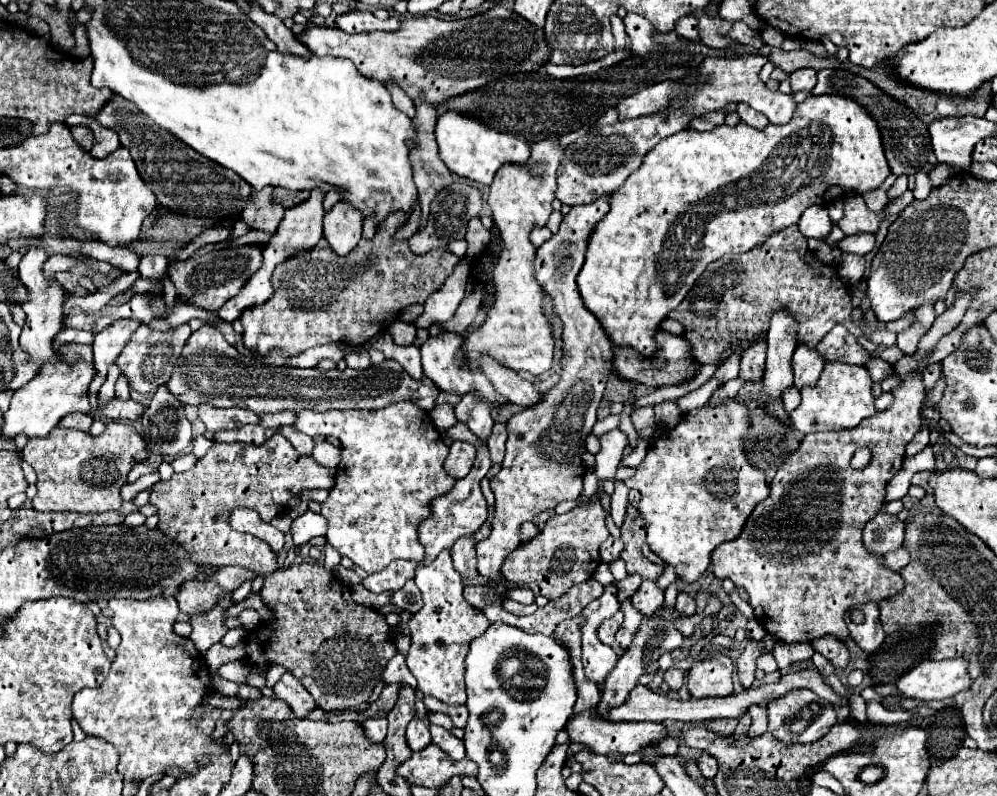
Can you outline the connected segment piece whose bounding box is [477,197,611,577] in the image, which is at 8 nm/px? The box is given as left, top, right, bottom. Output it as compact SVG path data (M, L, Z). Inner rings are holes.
M607 197L593 201L591 205L571 207L563 217L557 235L537 249L535 279L553 297L557 315L563 321L561 379L553 389L543 393L537 405L515 413L507 421L507 453L501 471L491 479L491 489L495 493L491 535L477 543L477 569L485 577L501 575L503 559L519 545L519 527L525 521L533 521L535 515L553 509L565 499L577 499L583 491L585 465L581 461L581 451L585 449L585 437L597 421L595 413L601 403L607 375L611 373L611 341L597 317L585 307L575 277L585 261L587 237L595 223L605 217L607 209Z

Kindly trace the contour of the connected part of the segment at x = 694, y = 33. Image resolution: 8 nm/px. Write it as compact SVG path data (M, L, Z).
M693 15L680 18L676 24L674 31L681 37L691 41L698 41L698 21Z

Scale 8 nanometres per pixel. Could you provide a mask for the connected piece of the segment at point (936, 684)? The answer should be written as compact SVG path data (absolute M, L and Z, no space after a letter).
M965 657L923 661L897 681L901 695L921 701L953 697L969 687L969 661Z

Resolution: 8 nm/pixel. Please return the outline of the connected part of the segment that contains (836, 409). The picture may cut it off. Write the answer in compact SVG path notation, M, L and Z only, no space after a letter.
M827 361L817 385L803 387L801 405L789 413L793 427L807 435L815 431L839 431L859 425L861 419L871 417L877 411L871 387L873 379L869 377L867 367L847 365L843 361Z

